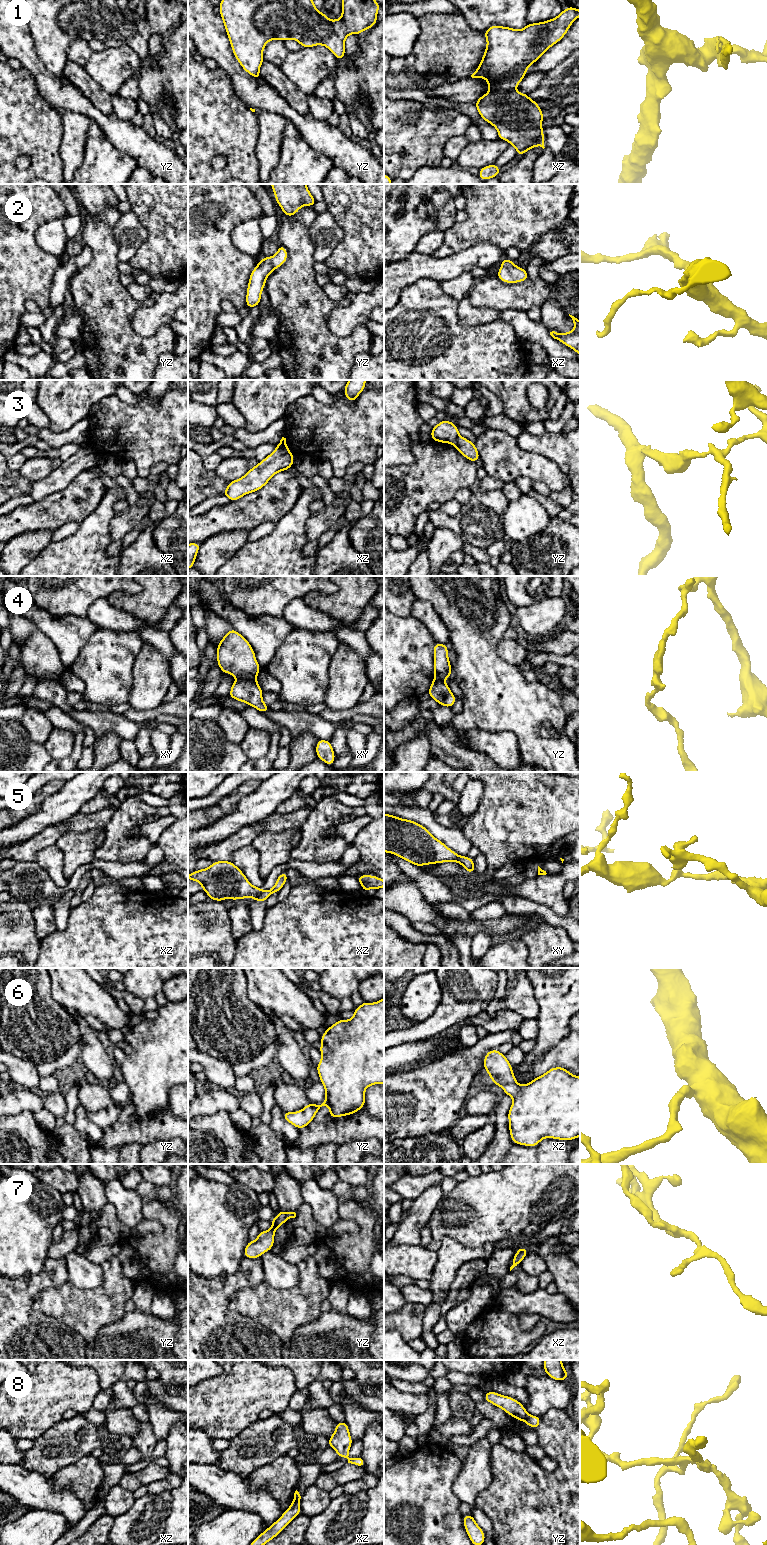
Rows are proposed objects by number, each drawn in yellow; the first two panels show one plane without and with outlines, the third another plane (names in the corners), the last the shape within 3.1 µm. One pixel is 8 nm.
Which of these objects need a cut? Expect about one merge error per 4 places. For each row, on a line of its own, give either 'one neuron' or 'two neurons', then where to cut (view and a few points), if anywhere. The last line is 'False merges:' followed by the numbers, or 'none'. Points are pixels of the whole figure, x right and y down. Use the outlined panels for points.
1: one neuron | no cut
2: one neuron | no cut
3: two neurons | xz (278, 445), (288, 450)
4: two neurons | xy (238, 677), (255, 679)
5: two neurons | xz (262, 890), (253, 898)
6: one neuron | no cut
7: one neuron | no cut
8: two neurons | xz (293, 1500), (298, 1502)
False merges: 3, 4, 5, 8

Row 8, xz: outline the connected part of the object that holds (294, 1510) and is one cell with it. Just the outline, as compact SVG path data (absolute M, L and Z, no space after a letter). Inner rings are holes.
M292 1501L290 1507L283 1512L282 1516L249 1545L265 1545L275 1538L299 1514L301 1514L300 1503Z

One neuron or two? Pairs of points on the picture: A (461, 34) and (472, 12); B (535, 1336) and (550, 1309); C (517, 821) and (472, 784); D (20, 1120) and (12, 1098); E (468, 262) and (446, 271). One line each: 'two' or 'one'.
A: two
B: two
C: two
D: two
E: one

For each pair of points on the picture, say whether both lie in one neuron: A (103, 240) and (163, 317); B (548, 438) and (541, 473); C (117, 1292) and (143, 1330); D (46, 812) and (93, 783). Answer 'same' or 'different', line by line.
A: different
B: different
C: different
D: same

